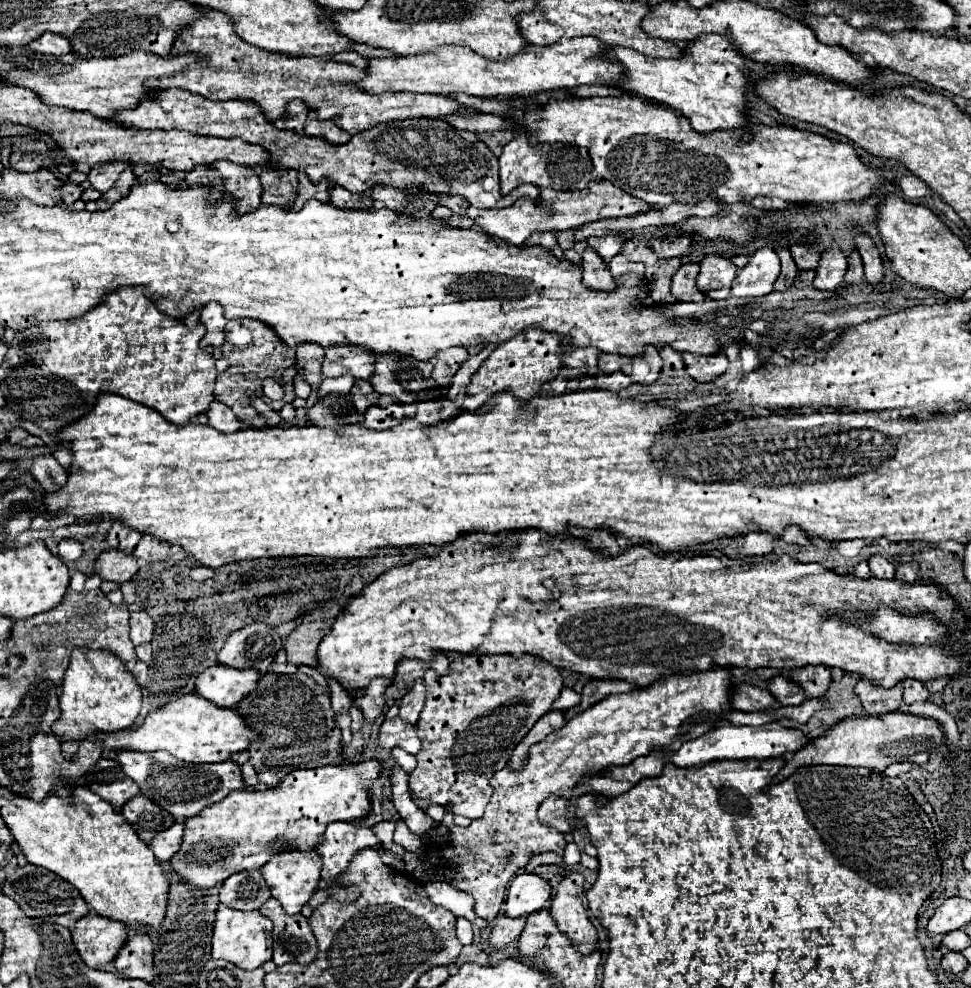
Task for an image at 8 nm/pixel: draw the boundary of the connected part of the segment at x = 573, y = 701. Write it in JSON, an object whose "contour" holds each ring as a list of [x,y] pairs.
{"contour":[[[564,688],[560,692],[560,696],[554,700],[554,710],[568,710],[572,706],[578,706],[578,700],[580,700],[580,694],[576,694],[572,688]]]}

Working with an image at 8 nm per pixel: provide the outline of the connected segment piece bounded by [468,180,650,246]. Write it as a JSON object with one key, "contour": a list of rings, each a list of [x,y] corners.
{"contour":[[[598,180],[598,182],[590,182],[590,186],[586,186],[582,190],[572,190],[572,192],[558,192],[558,190],[542,188],[540,202],[522,198],[522,200],[516,200],[512,206],[500,208],[500,210],[478,210],[478,208],[468,206],[468,216],[488,236],[500,238],[514,246],[520,246],[536,230],[568,230],[568,228],[576,228],[576,226],[582,226],[592,220],[600,220],[602,210],[604,212],[618,210],[618,218],[620,218],[620,216],[632,216],[638,212],[646,212],[646,210],[650,210],[650,204],[644,204],[638,198],[622,192],[612,182]]]}

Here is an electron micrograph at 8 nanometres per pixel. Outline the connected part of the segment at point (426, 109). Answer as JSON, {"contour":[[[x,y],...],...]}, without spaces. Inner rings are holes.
{"contour":[[[208,10],[208,14],[184,30],[174,46],[172,54],[188,54],[188,52],[200,52],[204,56],[204,62],[188,68],[172,78],[150,78],[146,86],[150,88],[182,88],[190,90],[194,94],[200,94],[210,100],[256,100],[266,114],[270,122],[280,118],[284,114],[284,106],[288,100],[300,98],[306,102],[308,108],[320,110],[320,118],[338,118],[338,126],[344,128],[348,134],[358,134],[362,130],[368,130],[370,126],[378,126],[382,122],[392,120],[406,120],[406,118],[446,118],[452,114],[460,116],[474,116],[480,114],[478,110],[470,106],[462,106],[450,96],[442,94],[378,94],[372,96],[364,90],[358,90],[358,82],[362,76],[366,76],[366,70],[334,62],[334,60],[314,60],[314,58],[292,58],[278,52],[266,52],[262,48],[256,48],[248,42],[244,42],[236,30],[230,16],[224,12]]]}

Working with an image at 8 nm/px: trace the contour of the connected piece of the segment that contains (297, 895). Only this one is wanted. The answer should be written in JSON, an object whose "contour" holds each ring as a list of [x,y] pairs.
{"contour":[[[286,850],[286,852],[274,854],[274,858],[270,858],[270,862],[266,862],[266,866],[260,868],[260,872],[266,878],[266,884],[272,892],[272,896],[280,900],[286,914],[296,914],[310,900],[314,888],[318,886],[320,868],[322,868],[322,858],[318,856],[316,850],[306,850],[306,852],[304,850]]]}

